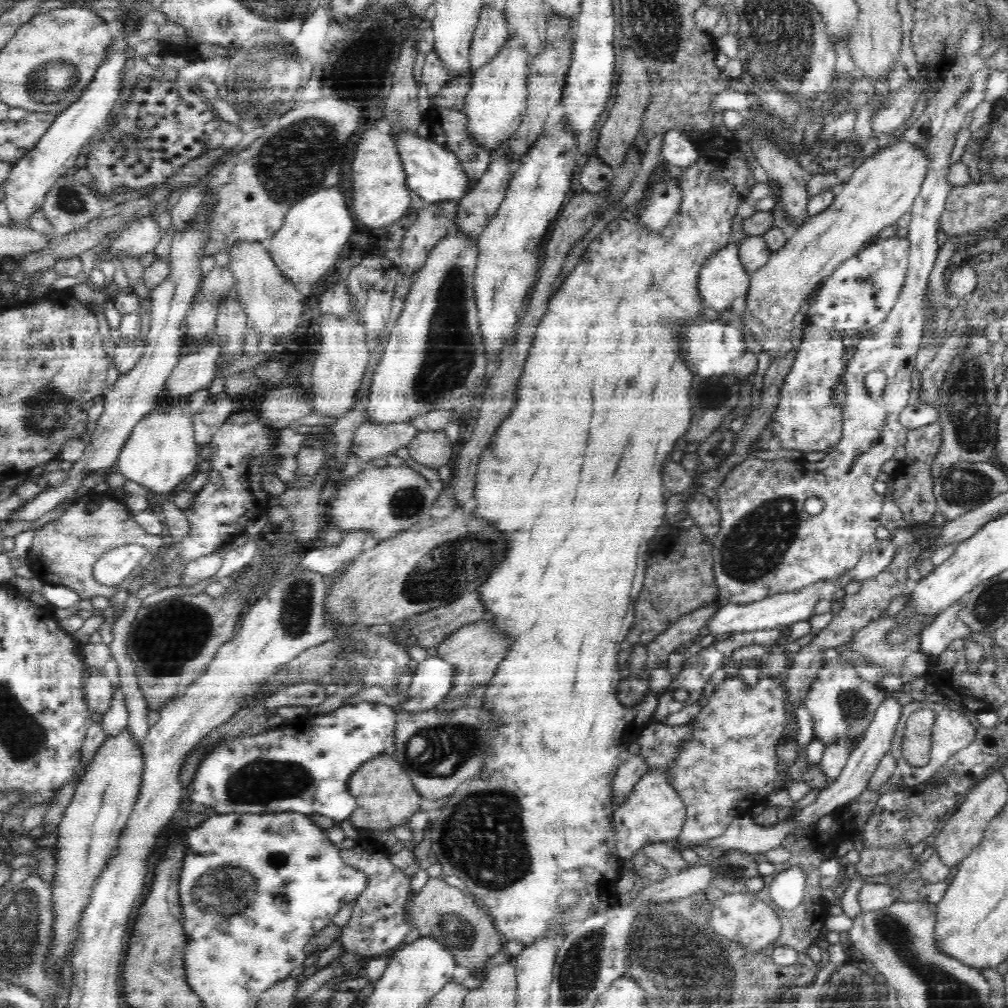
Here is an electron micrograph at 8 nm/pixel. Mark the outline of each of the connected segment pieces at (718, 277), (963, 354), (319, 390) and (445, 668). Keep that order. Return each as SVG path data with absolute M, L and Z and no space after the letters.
M730 242L718 249L703 264L698 276L698 292L705 306L728 310L732 302L747 294L750 274L739 259L739 248Z
M984 331L968 337L964 350L956 354L950 370L940 386L938 424L942 429L942 442L931 468L931 478L938 478L944 469L958 462L988 462L997 450L997 423L1003 408L997 403L994 384L994 364L990 355L991 342Z
M358 310L341 317L322 312L317 322L319 322L319 344L314 348L316 357L314 372L312 372L314 410L318 410L320 415L334 415L334 417L342 418L355 403L357 390L361 387L368 366L366 327L361 322L361 314Z
M427 656L420 662L412 675L408 688L408 700L395 710L400 712L420 712L438 708L450 694L454 686L454 667L438 656Z

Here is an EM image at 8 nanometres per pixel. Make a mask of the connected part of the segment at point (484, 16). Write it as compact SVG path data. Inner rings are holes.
M490 5L481 9L469 50L470 67L474 72L502 48L508 38L507 23L504 11Z

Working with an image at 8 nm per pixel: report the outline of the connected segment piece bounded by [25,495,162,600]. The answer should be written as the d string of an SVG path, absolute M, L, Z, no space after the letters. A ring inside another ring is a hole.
M84 495L72 503L56 520L45 523L34 536L25 562L38 577L46 576L49 583L66 584L82 599L104 596L112 599L118 590L128 589L128 583L115 586L99 584L93 577L93 564L105 552L123 544L138 543L150 554L156 554L162 545L162 536L150 534L142 528L124 503L116 498Z

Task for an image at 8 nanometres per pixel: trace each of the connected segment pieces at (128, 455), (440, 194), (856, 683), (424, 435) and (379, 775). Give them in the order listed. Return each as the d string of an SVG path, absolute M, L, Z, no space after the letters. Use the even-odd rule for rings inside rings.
M160 402L160 408L150 410L136 424L123 444L117 460L119 472L128 480L149 488L158 502L174 495L177 492L174 490L176 486L198 470L200 447L194 438L188 402L182 402L182 408L174 408L174 404L170 406Z
M400 130L396 134L396 147L400 152L400 159L405 168L409 189L416 192L427 203L460 202L470 191L468 189L470 179L464 175L458 159L454 158L454 155L448 154L448 151L442 149L442 146L438 146L432 140L420 138L411 130Z
M826 662L811 684L805 700L806 708L813 720L813 736L826 747L834 742L849 742L850 751L854 752L866 728L872 722L875 710L878 710L878 706L886 696L884 691L880 692L878 688L874 688L874 684L858 678L852 662L846 664Z
M445 431L419 432L408 446L409 455L414 462L433 468L447 481L450 472L450 458L454 448Z
M378 755L362 763L349 778L349 791L355 798L351 823L359 830L388 831L395 826L405 826L407 820L420 811L423 798L416 792L411 778L392 755Z

